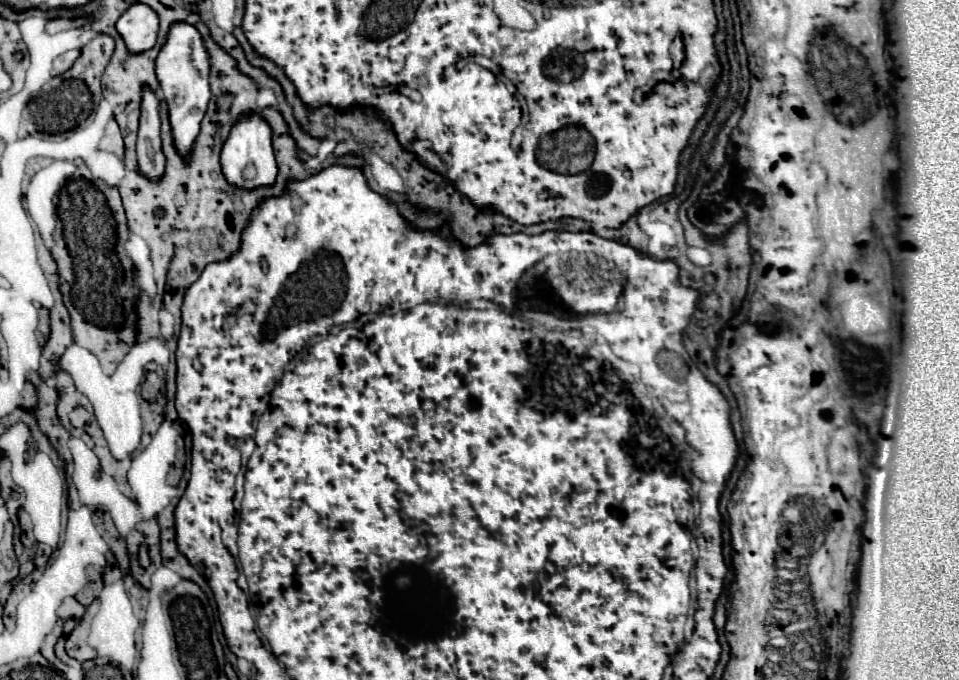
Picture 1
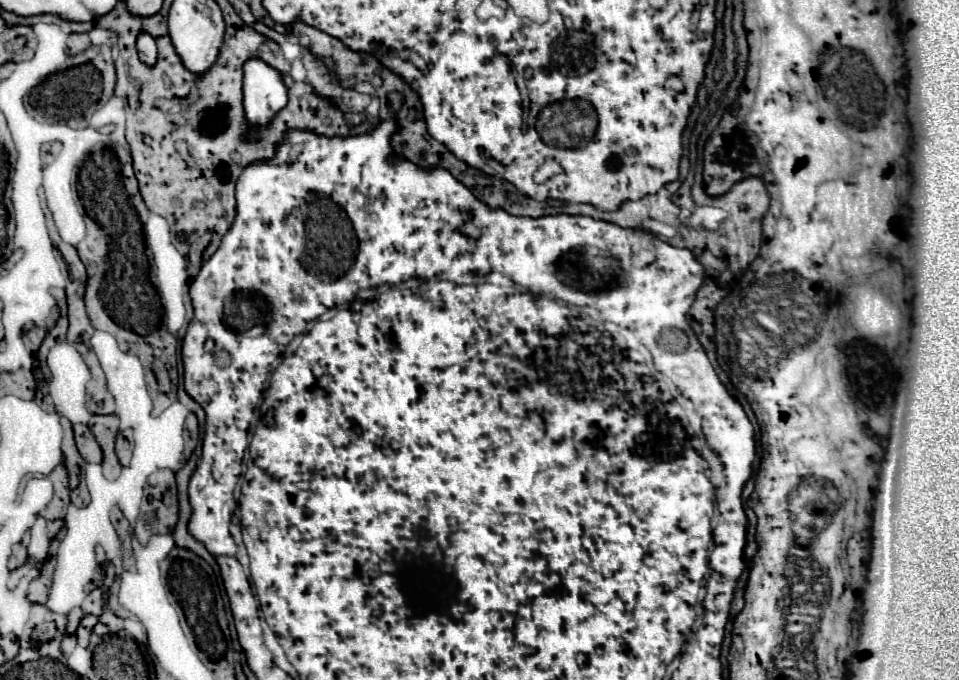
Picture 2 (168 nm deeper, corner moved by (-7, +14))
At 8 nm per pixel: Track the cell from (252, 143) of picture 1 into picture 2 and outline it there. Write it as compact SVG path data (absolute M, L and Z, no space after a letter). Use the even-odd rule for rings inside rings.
M248 60L244 64L244 114L246 114L246 124L248 132L256 132L260 128L266 128L272 124L276 114L286 106L288 96L286 96L286 86L282 84L282 76L270 68L268 64L260 60Z

